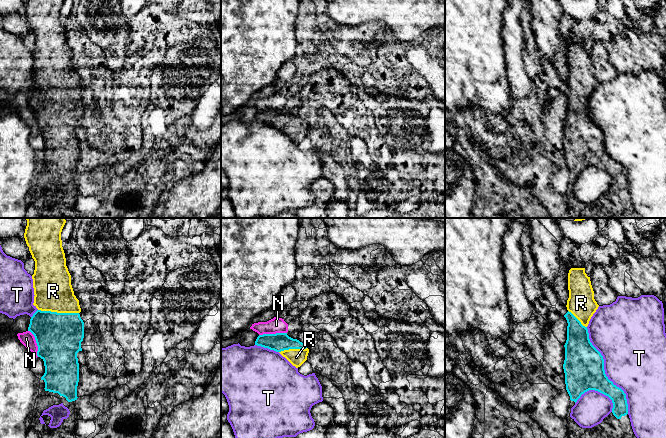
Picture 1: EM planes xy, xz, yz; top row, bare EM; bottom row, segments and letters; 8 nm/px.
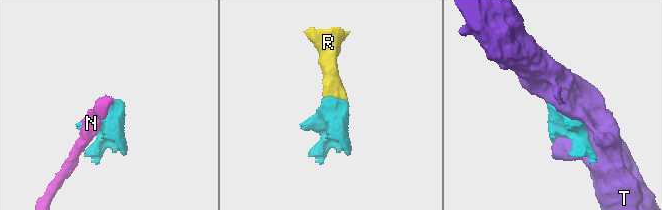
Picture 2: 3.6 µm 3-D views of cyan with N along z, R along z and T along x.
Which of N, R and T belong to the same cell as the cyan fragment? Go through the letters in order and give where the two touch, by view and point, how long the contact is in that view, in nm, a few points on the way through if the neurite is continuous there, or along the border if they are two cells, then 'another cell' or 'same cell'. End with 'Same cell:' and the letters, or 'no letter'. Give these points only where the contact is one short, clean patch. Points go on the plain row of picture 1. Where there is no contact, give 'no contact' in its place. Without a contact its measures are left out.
N: xz (272, 110) | 220 nm | another cell
R: xy (58, 89) | 320 nm | across xy (58, 112), (58, 89), (53, 67) | same cell
T: yz (604, 147) | 750 nm | another cell
Same cell: R

